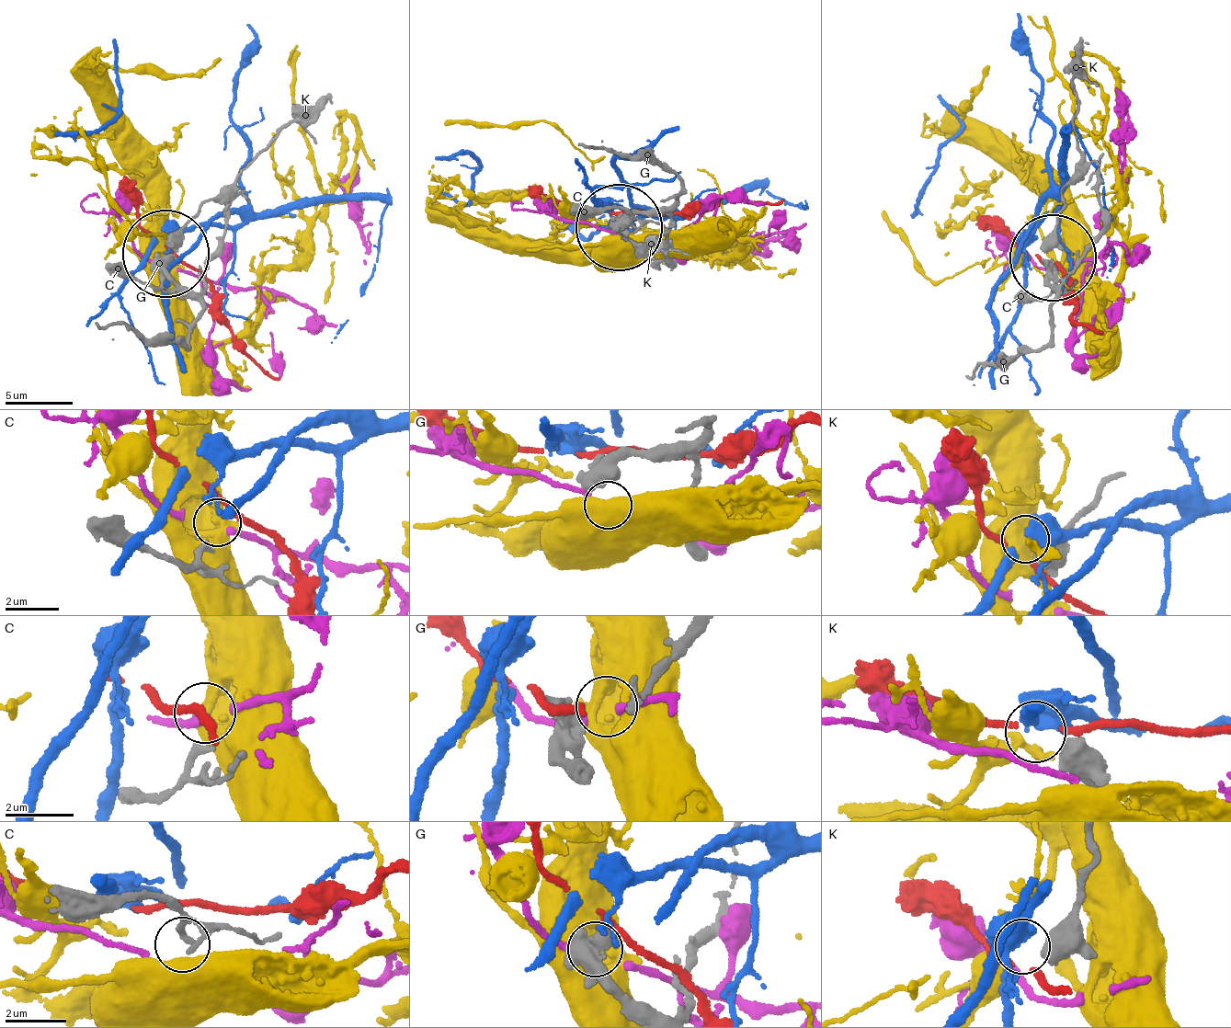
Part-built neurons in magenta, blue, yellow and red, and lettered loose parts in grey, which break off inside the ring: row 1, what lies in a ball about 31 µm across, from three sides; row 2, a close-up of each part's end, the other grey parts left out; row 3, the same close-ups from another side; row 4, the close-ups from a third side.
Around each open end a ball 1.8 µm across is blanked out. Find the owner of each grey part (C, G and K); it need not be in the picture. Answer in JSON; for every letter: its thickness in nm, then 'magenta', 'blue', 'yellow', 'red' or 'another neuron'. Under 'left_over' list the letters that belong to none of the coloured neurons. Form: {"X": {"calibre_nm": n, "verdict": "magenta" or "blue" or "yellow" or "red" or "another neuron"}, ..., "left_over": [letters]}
{"C": {"calibre_nm": 220, "verdict": "magenta"}, "G": {"calibre_nm": 550, "verdict": "yellow"}, "K": {"calibre_nm": 650, "verdict": "another neuron"}, "left_over": ["K"]}

